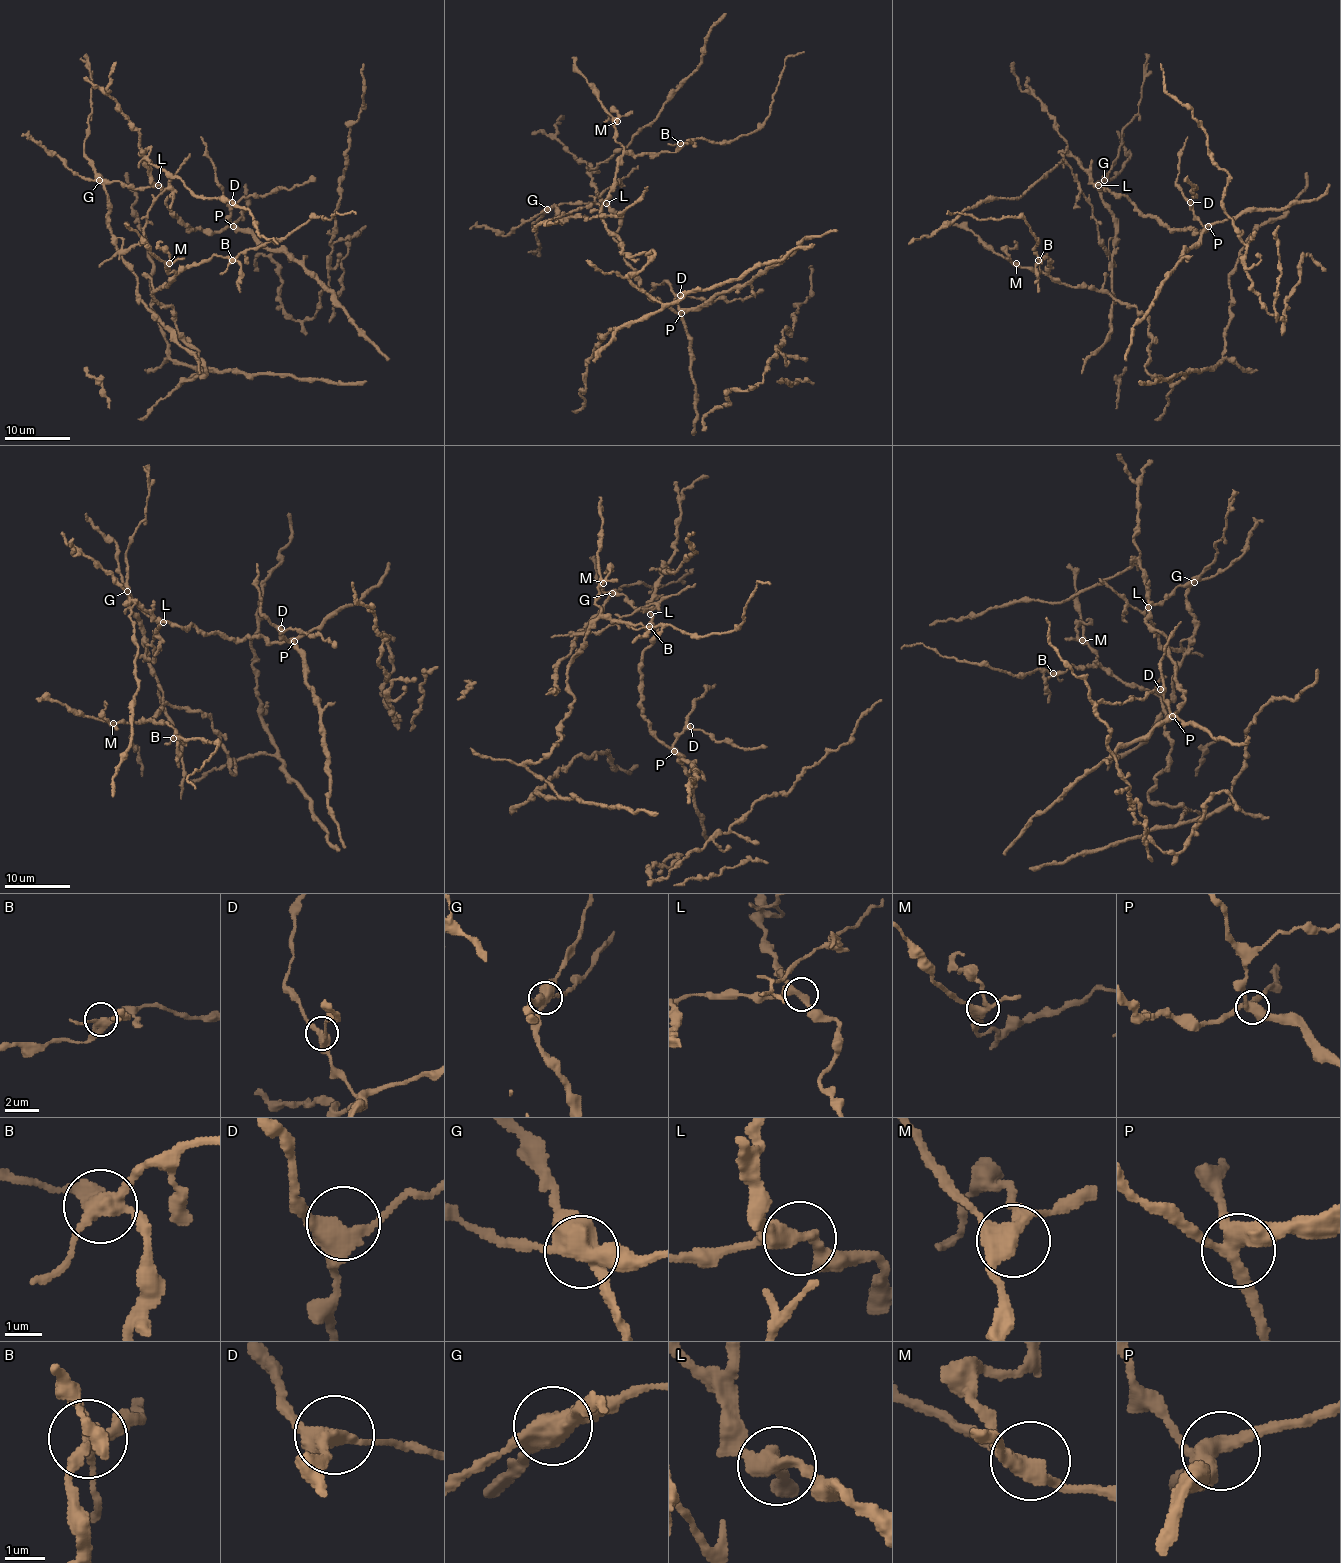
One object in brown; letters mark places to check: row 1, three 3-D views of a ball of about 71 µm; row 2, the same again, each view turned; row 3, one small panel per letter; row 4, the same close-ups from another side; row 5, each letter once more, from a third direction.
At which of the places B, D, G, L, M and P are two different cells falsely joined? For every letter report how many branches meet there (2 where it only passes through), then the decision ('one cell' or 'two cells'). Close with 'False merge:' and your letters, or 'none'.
B: 4 | two cells
D: 3 | one cell
G: 4 | two cells
L: 4 | one cell
M: 4 | one cell
P: 4 | one cell
False merge: B, G

